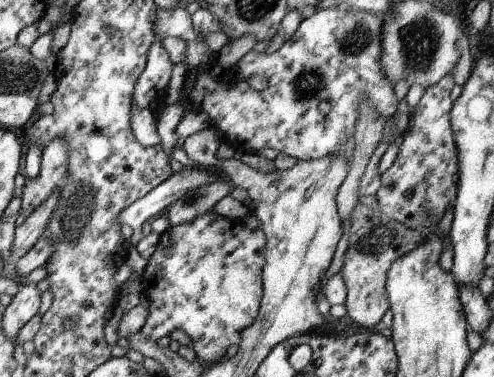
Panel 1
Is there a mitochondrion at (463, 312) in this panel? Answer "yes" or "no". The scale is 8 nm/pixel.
no

